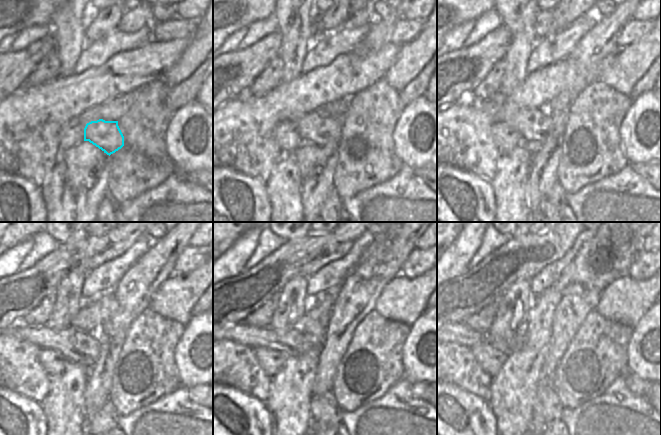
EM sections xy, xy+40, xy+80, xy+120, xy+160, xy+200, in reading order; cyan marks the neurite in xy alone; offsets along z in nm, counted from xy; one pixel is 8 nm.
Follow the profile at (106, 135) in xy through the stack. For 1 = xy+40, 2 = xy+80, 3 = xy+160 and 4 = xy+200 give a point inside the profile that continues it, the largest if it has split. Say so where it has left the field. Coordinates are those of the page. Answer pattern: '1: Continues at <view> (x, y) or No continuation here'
1: Continues at xy+40 (313, 128)
2: Continues at xy+80 (534, 125)
3: Continues at xy+160 (294, 342)
4: Continues at xy+200 (459, 333).

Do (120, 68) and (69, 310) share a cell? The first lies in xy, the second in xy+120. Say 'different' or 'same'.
different

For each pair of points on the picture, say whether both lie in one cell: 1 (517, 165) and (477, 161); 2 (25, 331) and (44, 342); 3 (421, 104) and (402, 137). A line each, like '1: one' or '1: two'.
1: two
2: one
3: one

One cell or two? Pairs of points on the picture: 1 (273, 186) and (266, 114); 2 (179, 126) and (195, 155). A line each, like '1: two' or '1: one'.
1: two
2: one

